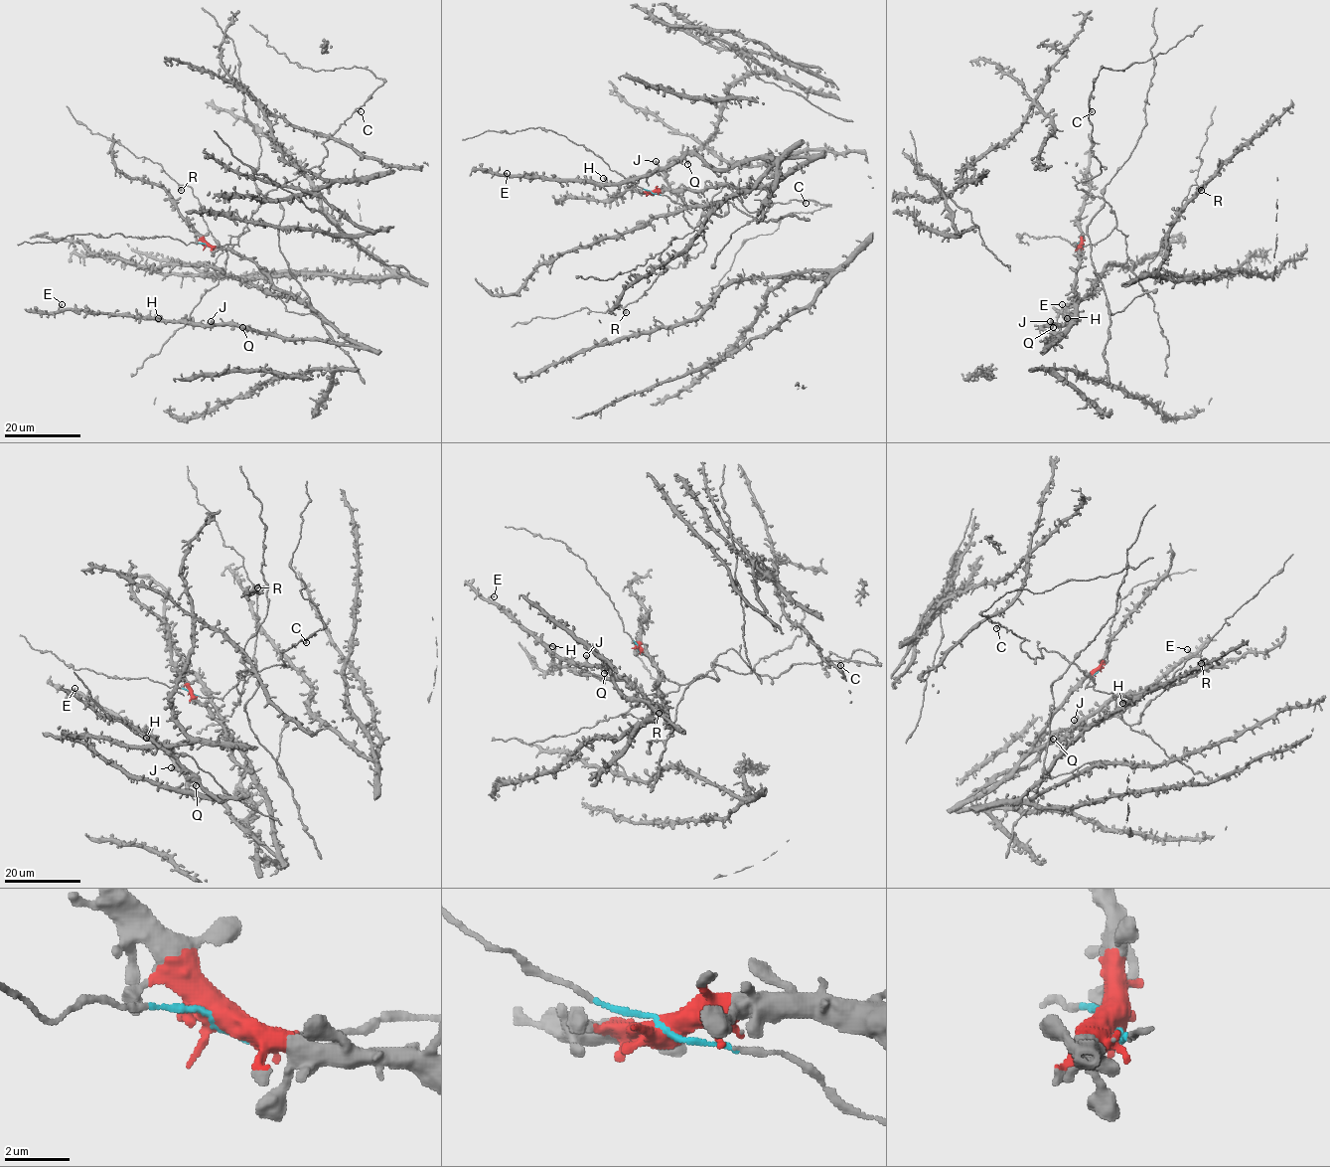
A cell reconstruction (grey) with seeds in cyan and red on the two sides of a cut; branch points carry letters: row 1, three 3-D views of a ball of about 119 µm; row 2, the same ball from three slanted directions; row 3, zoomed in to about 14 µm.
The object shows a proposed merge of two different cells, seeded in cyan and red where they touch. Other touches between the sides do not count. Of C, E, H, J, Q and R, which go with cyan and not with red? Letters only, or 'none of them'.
C, R

